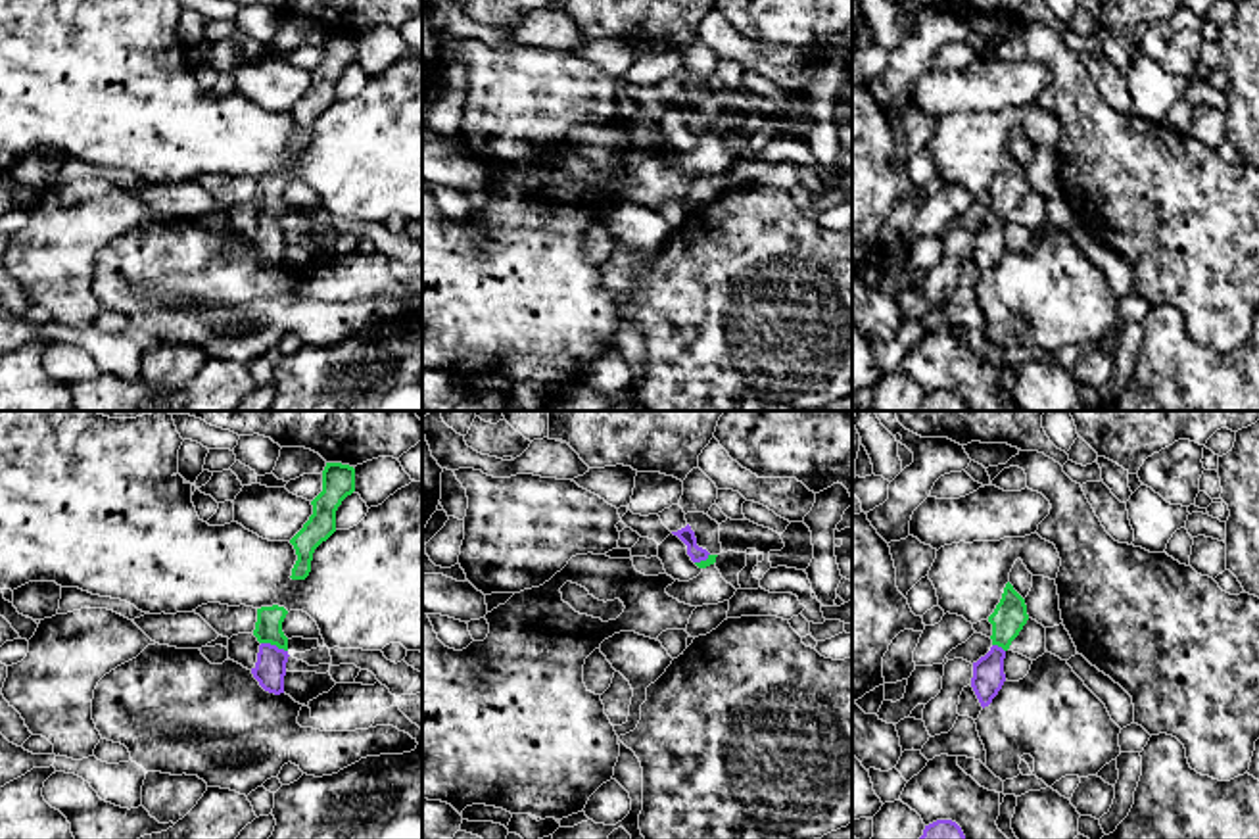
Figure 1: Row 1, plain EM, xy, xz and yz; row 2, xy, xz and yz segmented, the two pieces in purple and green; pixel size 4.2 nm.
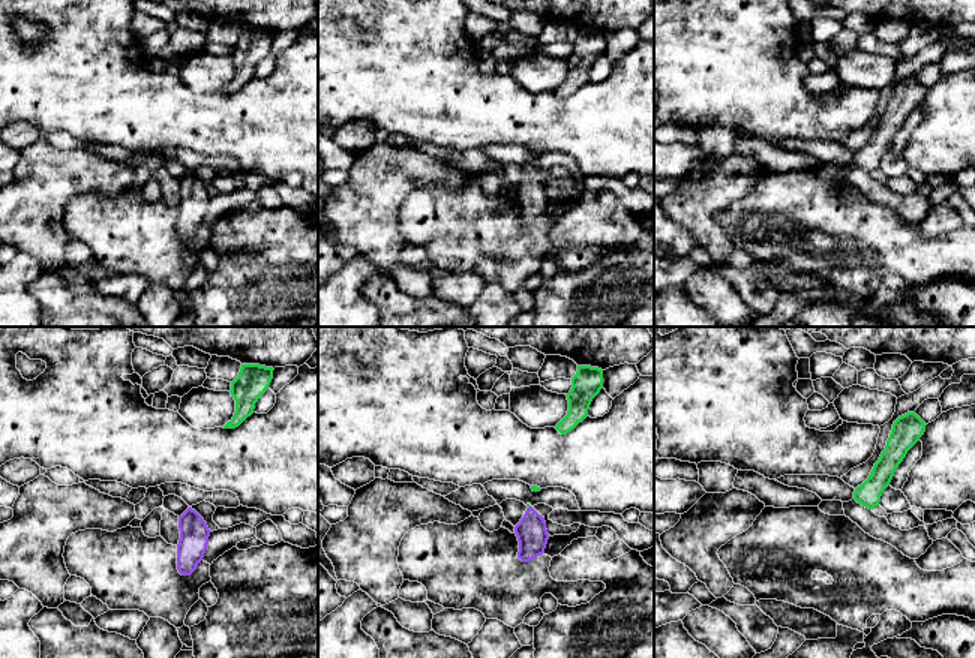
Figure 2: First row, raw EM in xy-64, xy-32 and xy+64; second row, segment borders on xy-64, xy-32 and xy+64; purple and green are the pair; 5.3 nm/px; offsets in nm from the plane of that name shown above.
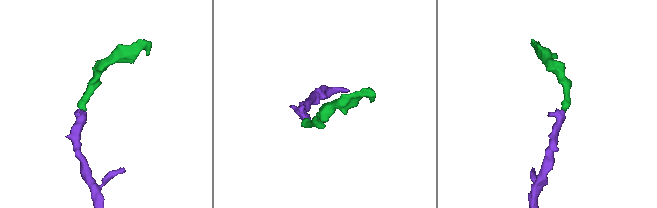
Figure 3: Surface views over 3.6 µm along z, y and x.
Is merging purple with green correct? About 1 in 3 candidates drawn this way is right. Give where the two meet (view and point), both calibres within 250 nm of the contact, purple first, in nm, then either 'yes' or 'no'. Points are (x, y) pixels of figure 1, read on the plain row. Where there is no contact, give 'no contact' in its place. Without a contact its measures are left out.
contact xy (275, 215); calibres 130 and 110 nm; yes

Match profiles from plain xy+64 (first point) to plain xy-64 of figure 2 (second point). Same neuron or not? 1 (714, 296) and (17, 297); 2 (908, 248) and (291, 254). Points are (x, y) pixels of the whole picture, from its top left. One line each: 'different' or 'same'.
1: different
2: different

